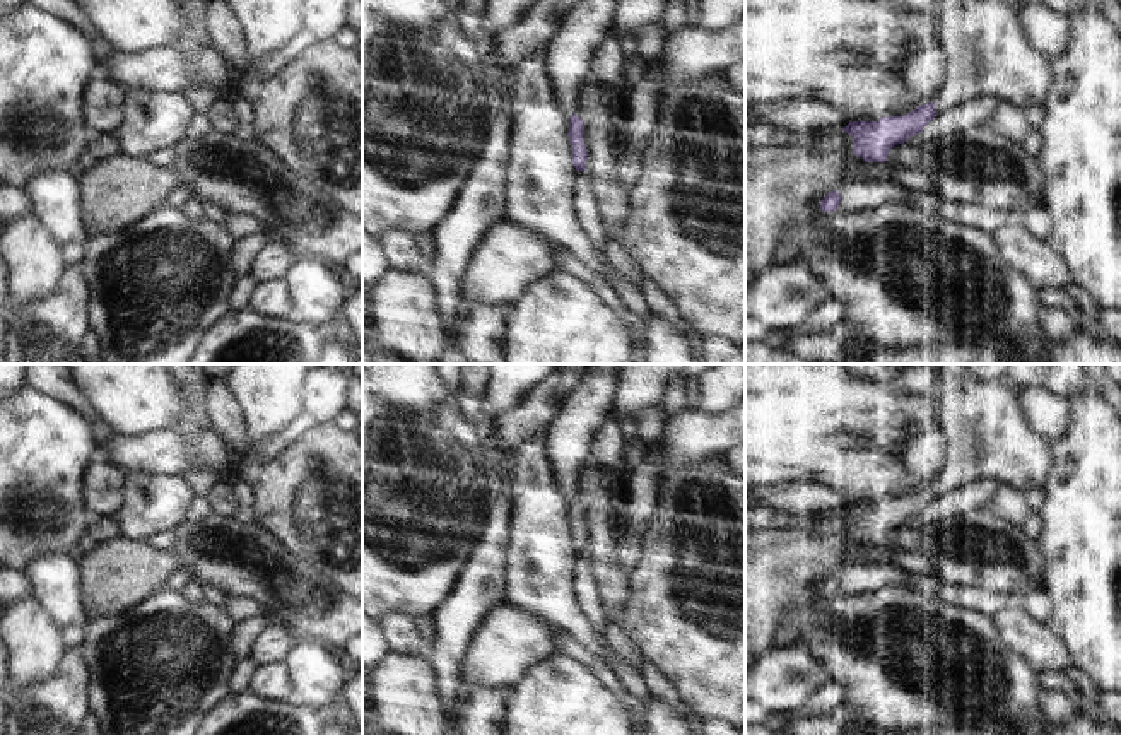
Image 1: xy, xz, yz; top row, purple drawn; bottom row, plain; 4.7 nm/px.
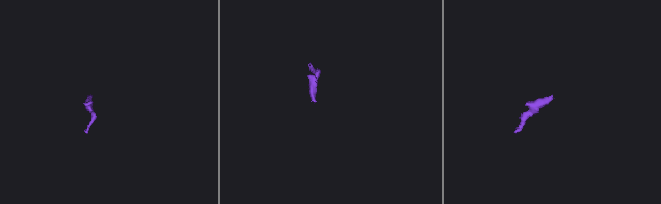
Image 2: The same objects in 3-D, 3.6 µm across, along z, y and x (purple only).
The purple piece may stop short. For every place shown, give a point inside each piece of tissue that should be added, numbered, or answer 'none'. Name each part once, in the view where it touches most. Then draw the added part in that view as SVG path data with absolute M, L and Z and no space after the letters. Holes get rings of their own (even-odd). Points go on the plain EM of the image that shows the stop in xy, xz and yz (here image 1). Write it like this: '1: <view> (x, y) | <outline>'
1: yz (988, 436) | M943 364L936 373L935 398L940 402L938 427L947 434L947 458L933 482L938 497L986 479L1020 494L1044 491L1053 468L1053 444L1029 427L1018 391L1008 381L974 381L969 364Z

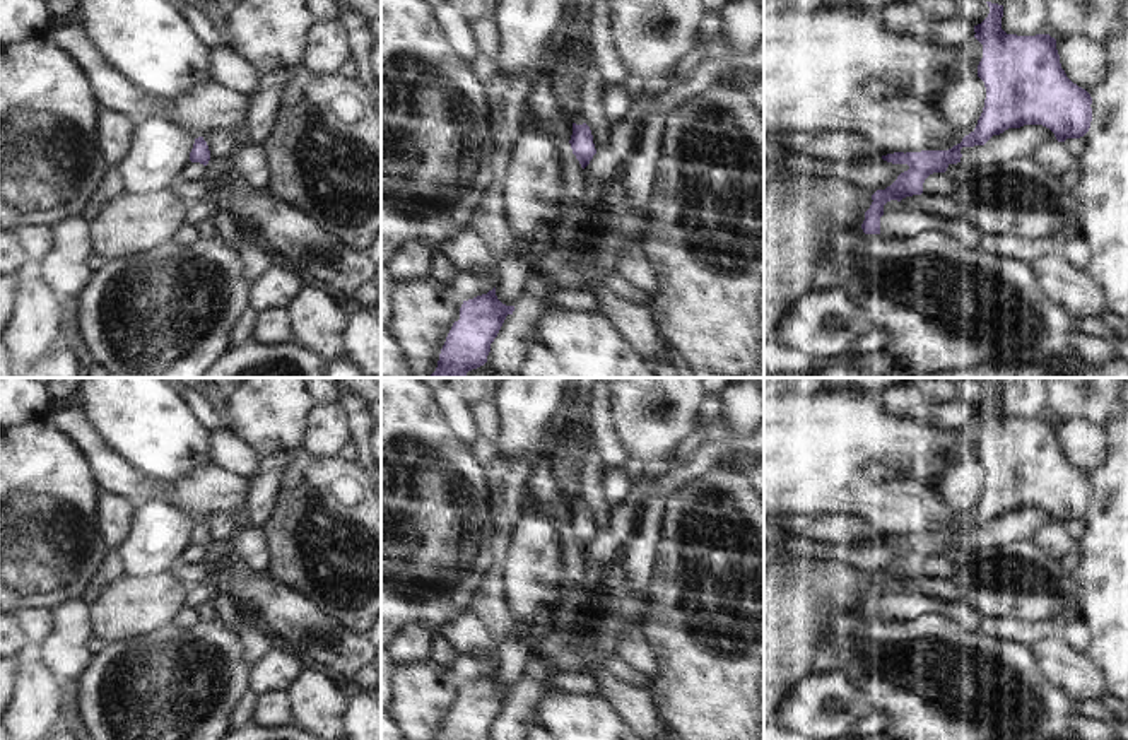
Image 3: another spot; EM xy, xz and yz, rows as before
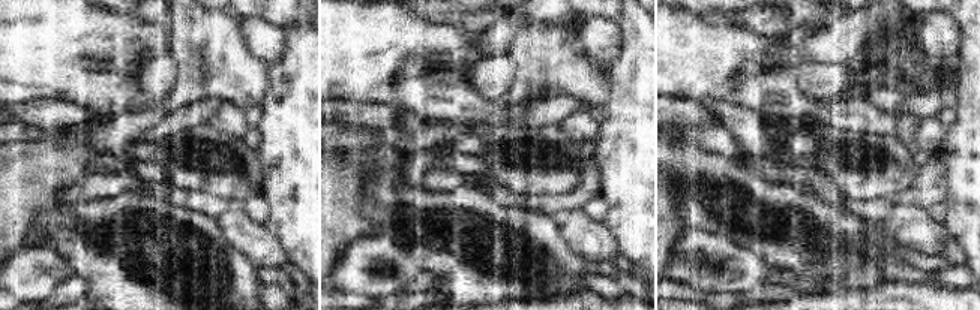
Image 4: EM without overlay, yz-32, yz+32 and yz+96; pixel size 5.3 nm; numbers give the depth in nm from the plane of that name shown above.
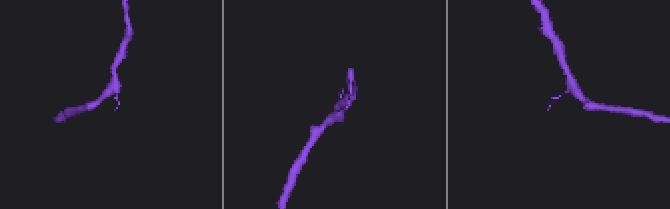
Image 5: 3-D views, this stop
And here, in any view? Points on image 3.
none

